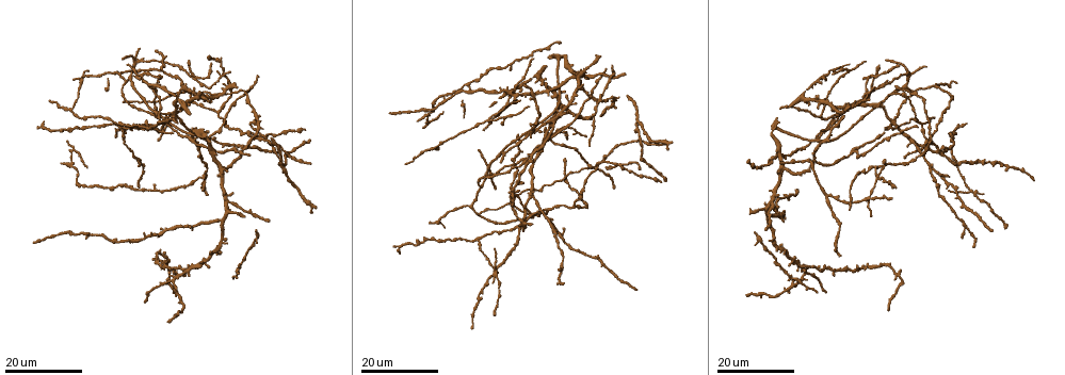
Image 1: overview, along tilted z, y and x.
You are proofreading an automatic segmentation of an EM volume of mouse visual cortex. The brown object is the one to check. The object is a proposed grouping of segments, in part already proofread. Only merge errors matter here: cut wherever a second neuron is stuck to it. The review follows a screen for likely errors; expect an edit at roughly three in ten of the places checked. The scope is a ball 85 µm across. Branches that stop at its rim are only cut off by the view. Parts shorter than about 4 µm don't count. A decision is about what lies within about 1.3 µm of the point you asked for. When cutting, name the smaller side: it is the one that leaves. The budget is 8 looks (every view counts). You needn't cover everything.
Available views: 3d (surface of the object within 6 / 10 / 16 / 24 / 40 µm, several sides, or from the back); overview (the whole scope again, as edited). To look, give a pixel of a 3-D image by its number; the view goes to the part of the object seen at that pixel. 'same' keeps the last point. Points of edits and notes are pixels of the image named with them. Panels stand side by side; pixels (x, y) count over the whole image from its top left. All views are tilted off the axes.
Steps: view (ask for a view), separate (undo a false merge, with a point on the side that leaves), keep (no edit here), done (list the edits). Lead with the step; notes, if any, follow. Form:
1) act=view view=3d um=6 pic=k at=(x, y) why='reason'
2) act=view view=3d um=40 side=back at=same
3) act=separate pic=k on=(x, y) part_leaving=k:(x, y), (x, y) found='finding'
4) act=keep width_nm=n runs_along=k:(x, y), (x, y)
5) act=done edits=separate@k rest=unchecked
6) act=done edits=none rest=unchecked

act=view view=3d um=24 pic=1 at=(972, 190) why='three-way junction'

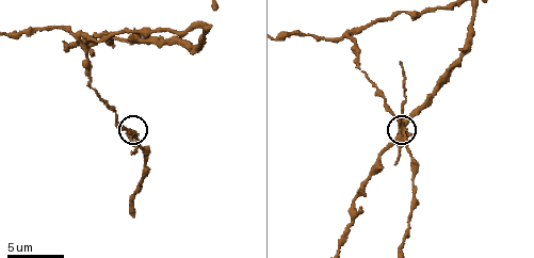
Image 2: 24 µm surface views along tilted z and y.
act=view view=3d um=6 pic=2 at=(401, 125)

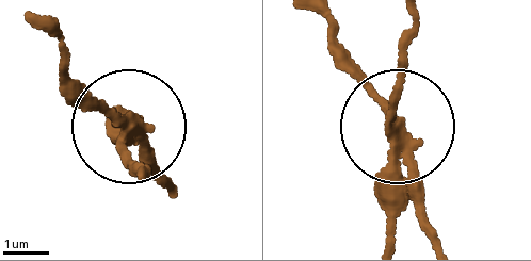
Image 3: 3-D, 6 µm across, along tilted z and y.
act=separate pic=3 on=(393, 223) arms=3 part_leaving=3:(390, 144), (409, 15) found='two neurons meet here'

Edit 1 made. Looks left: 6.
act=view view=3d um=16 pic=1 at=(155, 101) why='four-way junction'

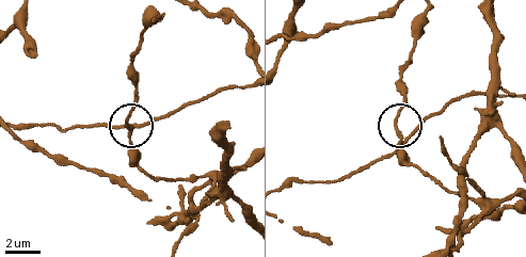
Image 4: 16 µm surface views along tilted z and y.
act=view view=3d um=10 pic=4 at=(404, 138) why='zoom in'

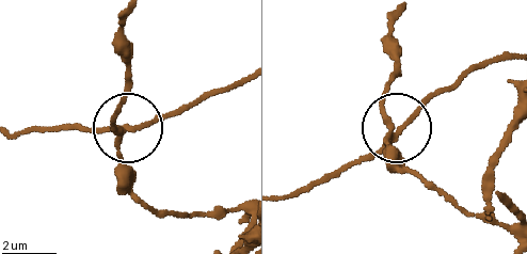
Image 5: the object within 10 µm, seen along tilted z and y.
act=separate pic=5 on=(91, 130) side_arm_um=15 arms=4 found='two neurons meet here'

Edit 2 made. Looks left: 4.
act=view view=3d um=24 pic=1 at=(125, 81) why='three-way junction'

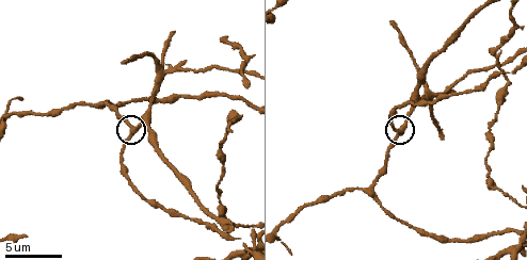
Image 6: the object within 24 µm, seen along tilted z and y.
act=view view=3d um=6 pic=6 at=(129, 136)

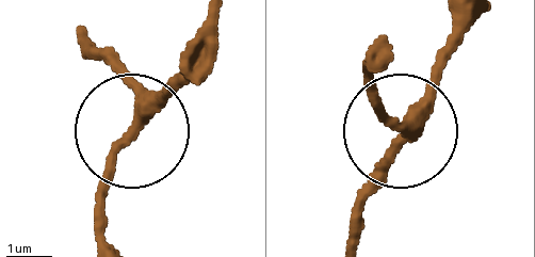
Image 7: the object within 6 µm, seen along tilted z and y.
act=keep arms=3 runs_along=7:(347, 239), (358, 195), (401, 132), (367, 55) found='one neuron here'

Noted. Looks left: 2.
act=view view=3d um=24 pic=1 at=(528, 216) why='four or more arms meet'

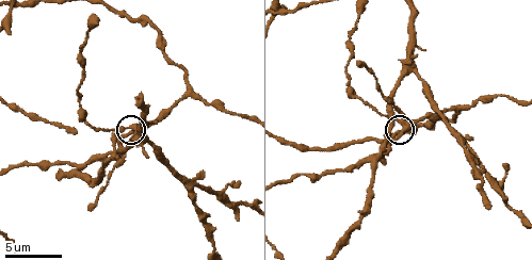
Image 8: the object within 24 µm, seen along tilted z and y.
act=view view=3d um=10 pic=8 at=(404, 126) why='zoom in'

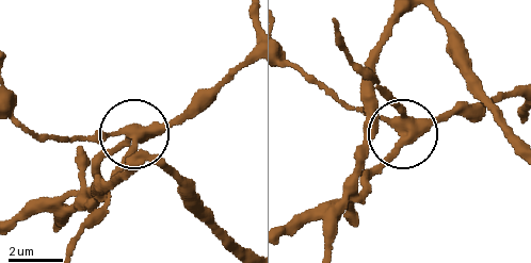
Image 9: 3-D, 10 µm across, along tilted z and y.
act=keep arms=4 runs_along=9:(244, 61), (169, 118), (68, 143) found='one neuron here'

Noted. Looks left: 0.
act=done edits=separate@3,separate@5 rest=unchecked

